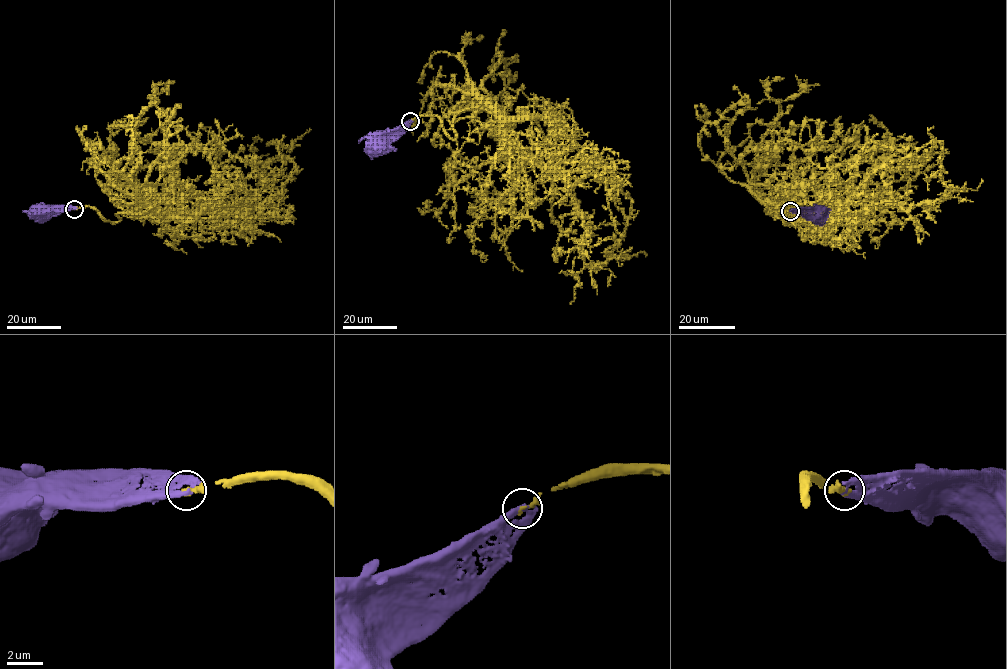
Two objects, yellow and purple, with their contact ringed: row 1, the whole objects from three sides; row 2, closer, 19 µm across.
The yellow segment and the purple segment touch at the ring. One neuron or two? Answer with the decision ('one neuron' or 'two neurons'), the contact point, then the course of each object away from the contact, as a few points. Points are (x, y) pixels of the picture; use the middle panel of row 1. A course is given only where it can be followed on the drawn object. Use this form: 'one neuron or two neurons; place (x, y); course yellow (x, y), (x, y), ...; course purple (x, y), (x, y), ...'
one neuron; place (410, 121); course yellow (410, 121), (436, 115), (453, 139), (454, 117), (487, 97), (502, 122); course purple (410, 121), (392, 130), (374, 132), (358, 143)

